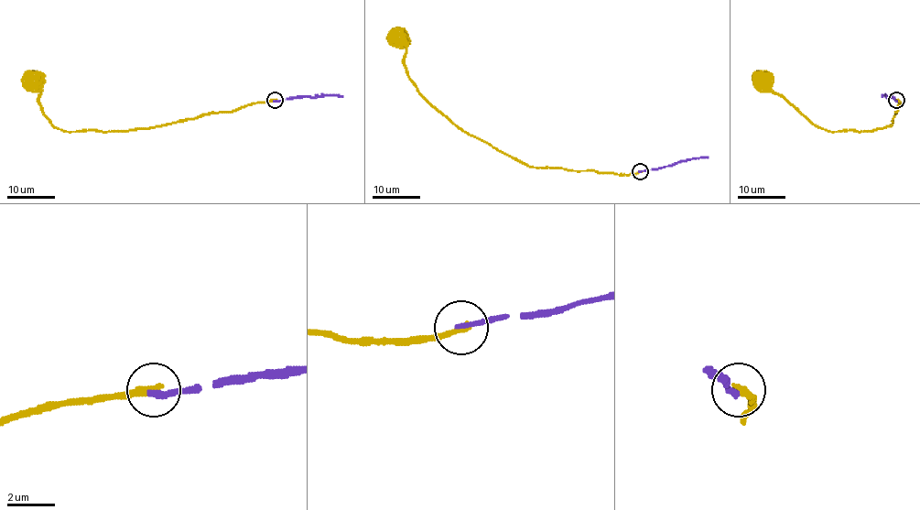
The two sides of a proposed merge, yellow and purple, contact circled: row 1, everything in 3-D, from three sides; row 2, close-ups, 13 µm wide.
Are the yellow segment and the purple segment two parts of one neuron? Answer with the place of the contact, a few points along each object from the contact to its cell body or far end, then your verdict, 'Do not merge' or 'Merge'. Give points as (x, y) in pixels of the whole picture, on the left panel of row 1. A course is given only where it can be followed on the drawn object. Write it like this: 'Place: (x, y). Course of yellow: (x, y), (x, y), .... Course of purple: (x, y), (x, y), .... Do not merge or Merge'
Place: (275, 100). Course of yellow: (275, 101), (149, 128), (64, 132), (43, 113), (40, 91), (33, 83). Course of purple: (275, 101), (342, 97). Do not merge

